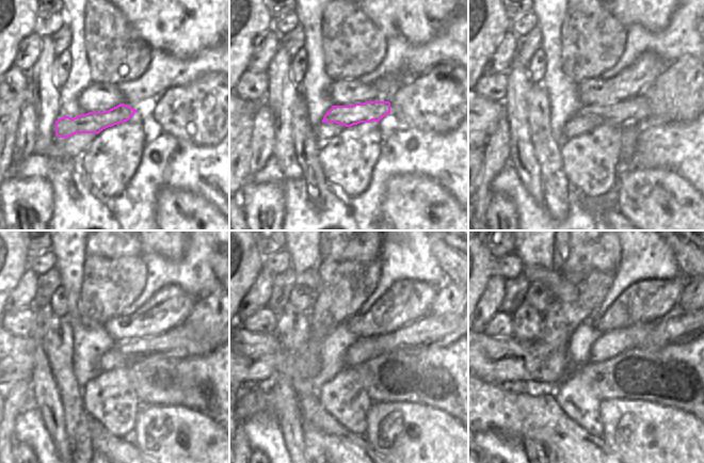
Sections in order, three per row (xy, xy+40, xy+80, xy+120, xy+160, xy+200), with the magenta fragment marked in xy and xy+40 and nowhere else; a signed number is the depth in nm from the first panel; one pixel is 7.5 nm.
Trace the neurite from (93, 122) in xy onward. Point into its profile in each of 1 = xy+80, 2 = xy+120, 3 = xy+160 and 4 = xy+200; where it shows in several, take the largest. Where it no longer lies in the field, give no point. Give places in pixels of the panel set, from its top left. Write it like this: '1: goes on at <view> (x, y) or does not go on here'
1: goes on at xy+80 (636, 109)
2: goes on at xy+120 (180, 341)
3: goes on at xy+160 (431, 332)
4: goes on at xy+200 (682, 329)

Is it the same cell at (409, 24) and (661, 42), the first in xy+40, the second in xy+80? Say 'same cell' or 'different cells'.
different cells

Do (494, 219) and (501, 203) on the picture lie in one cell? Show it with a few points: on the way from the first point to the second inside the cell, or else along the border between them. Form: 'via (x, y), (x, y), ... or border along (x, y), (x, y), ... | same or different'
via (496, 214), (500, 207) | same

